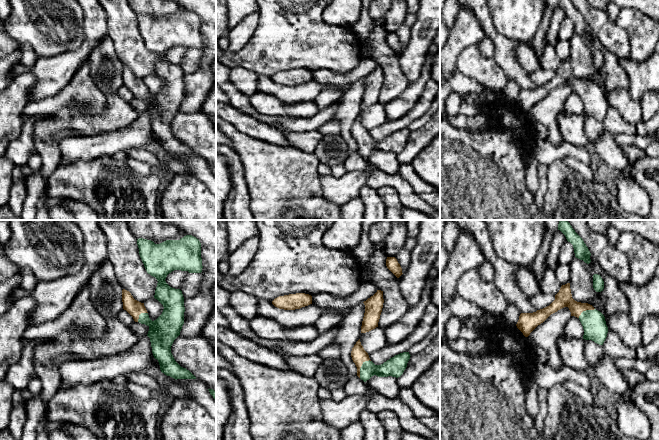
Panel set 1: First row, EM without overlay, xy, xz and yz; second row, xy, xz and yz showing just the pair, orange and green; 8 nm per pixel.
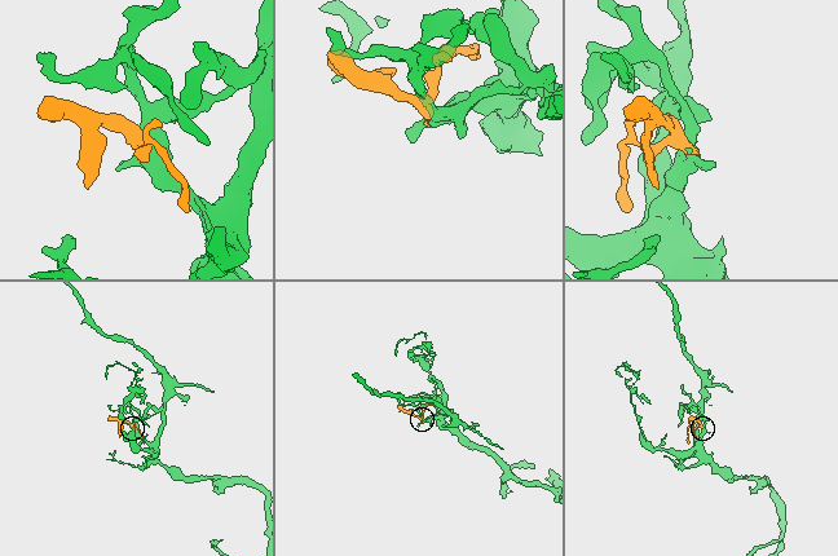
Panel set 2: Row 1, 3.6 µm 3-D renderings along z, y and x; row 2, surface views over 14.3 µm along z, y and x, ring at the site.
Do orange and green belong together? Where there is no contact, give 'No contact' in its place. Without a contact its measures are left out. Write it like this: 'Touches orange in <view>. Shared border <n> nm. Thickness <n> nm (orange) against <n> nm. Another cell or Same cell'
Touches orange in xz. Shared border 170 nm. Thickness 120 nm (orange) against 140 nm. Same cell

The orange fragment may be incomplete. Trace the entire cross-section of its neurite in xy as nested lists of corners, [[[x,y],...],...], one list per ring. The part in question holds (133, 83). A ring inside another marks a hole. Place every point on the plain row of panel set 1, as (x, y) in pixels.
[[[192,11],[180,16],[166,16],[155,20],[151,16],[137,15],[139,31],[148,50],[158,57],[154,74],[164,83],[162,90],[154,97],[141,79],[131,69],[122,66],[123,85],[135,98],[149,103],[152,129],[158,136],[160,146],[174,155],[196,155],[186,144],[181,143],[171,129],[174,116],[180,111],[184,100],[184,73],[180,65],[170,63],[165,55],[174,46],[189,49],[202,48],[201,19]]]

